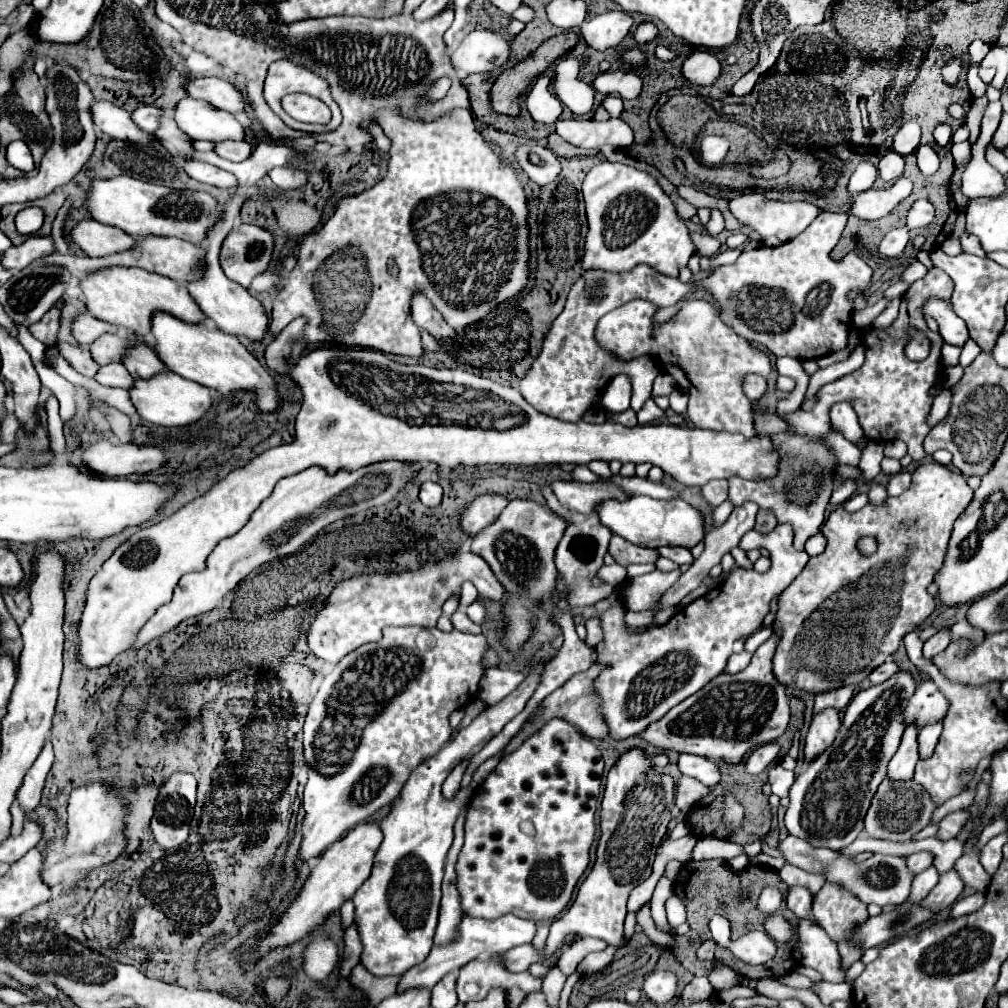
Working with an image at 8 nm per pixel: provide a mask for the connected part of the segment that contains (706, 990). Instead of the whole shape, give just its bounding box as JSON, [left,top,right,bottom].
[681,977,713,1001]

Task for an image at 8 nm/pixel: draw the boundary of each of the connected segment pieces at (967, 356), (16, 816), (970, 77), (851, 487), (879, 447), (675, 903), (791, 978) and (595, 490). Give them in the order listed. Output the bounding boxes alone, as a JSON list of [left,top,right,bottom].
[[959,339,981,367],[11,799,25,836],[967,68,987,99],[833,479,857,505],[859,441,885,483],[665,895,687,927],[777,973,811,989],[551,481,627,515]]

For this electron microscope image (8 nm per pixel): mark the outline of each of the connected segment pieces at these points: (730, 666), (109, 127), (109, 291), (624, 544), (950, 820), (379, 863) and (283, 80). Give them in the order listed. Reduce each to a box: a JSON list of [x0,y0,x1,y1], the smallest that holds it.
[[725,651,753,673],[91,101,155,143],[81,267,205,335],[609,535,659,567],[937,809,971,839],[353,659,549,975],[263,59,341,133]]

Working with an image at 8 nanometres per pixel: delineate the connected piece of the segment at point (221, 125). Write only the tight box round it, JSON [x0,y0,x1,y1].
[173,97,245,141]

